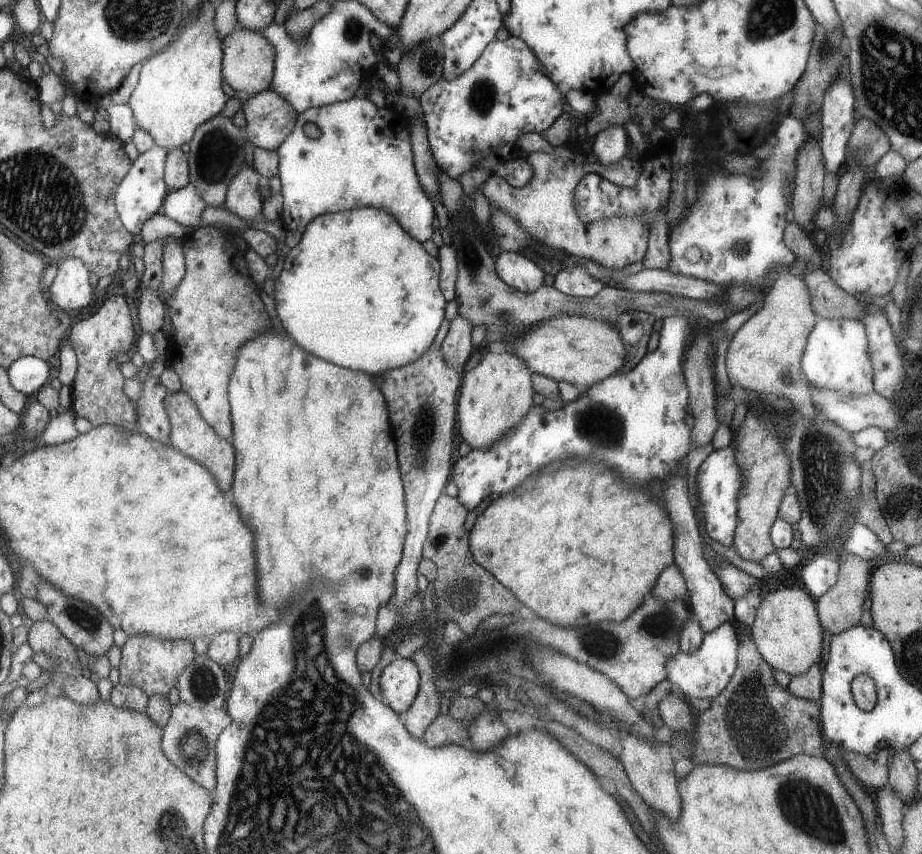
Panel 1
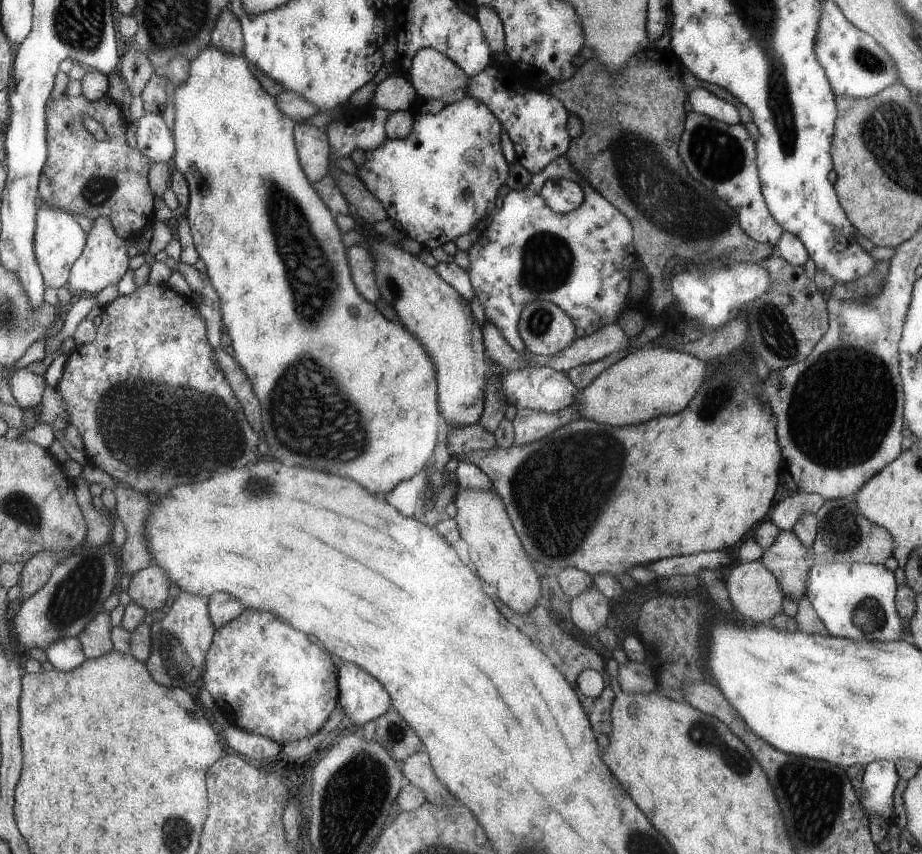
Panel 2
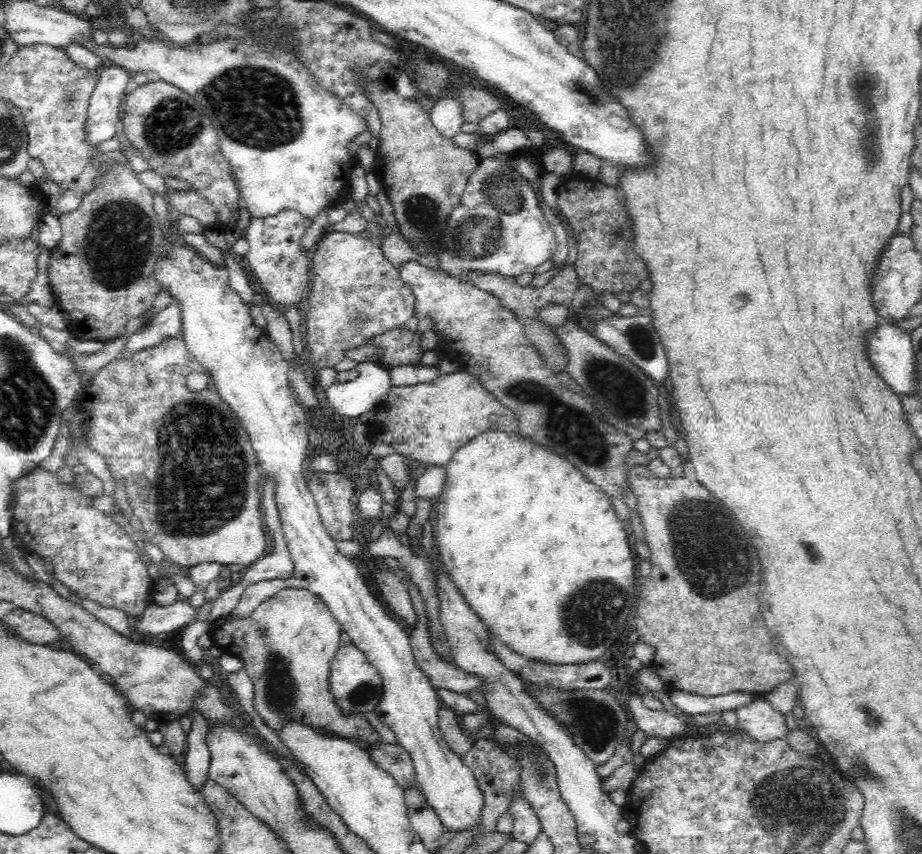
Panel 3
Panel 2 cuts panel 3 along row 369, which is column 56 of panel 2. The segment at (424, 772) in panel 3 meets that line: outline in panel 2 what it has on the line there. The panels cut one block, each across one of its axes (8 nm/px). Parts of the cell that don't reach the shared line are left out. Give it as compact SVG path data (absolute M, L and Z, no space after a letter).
M56 205L39 208L35 249L46 286L58 289L68 285L74 265L86 250L87 242L88 234L83 230L83 226L76 222L75 215Z

